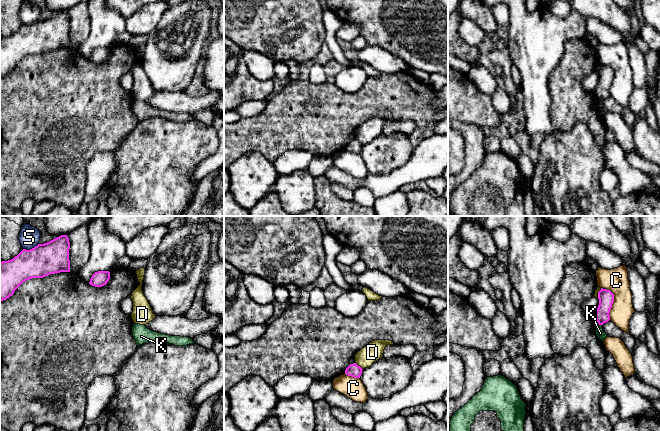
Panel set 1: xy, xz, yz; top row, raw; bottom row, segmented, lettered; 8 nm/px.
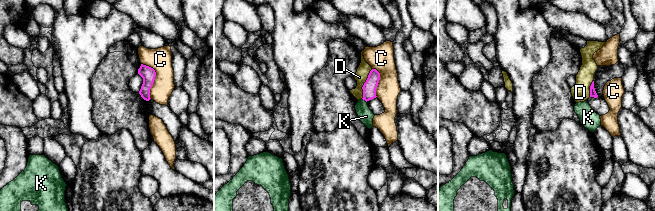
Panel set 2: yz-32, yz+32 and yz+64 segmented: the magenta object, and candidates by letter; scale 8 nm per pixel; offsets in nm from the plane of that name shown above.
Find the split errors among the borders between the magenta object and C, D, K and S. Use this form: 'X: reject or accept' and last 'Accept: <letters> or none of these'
C: reject
D: reject
K: reject
S: reject
Accept: none of these

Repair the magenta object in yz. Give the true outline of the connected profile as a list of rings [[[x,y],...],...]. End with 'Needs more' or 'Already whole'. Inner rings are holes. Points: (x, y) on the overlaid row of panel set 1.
[[[601,288],[598,299],[599,305],[594,317],[599,325],[603,325],[610,320],[609,313],[614,302],[614,294],[610,290]]]. Already whole

